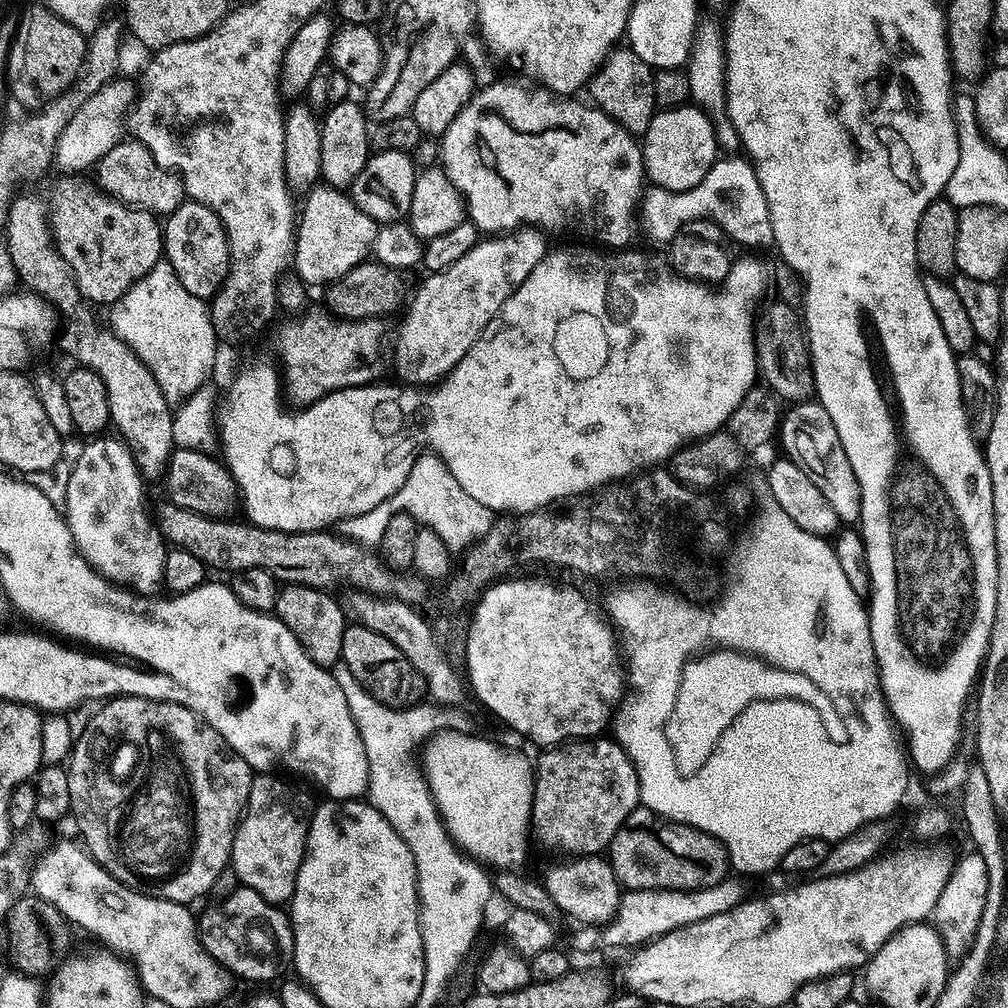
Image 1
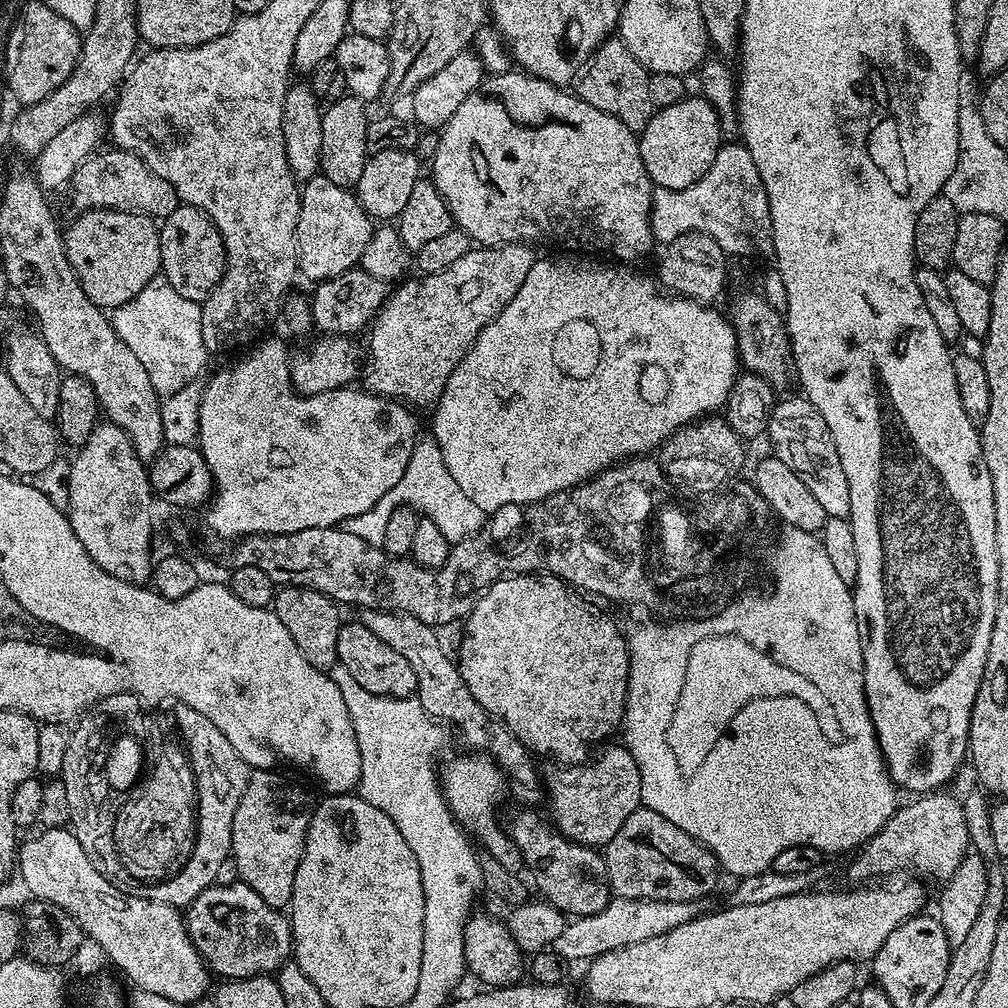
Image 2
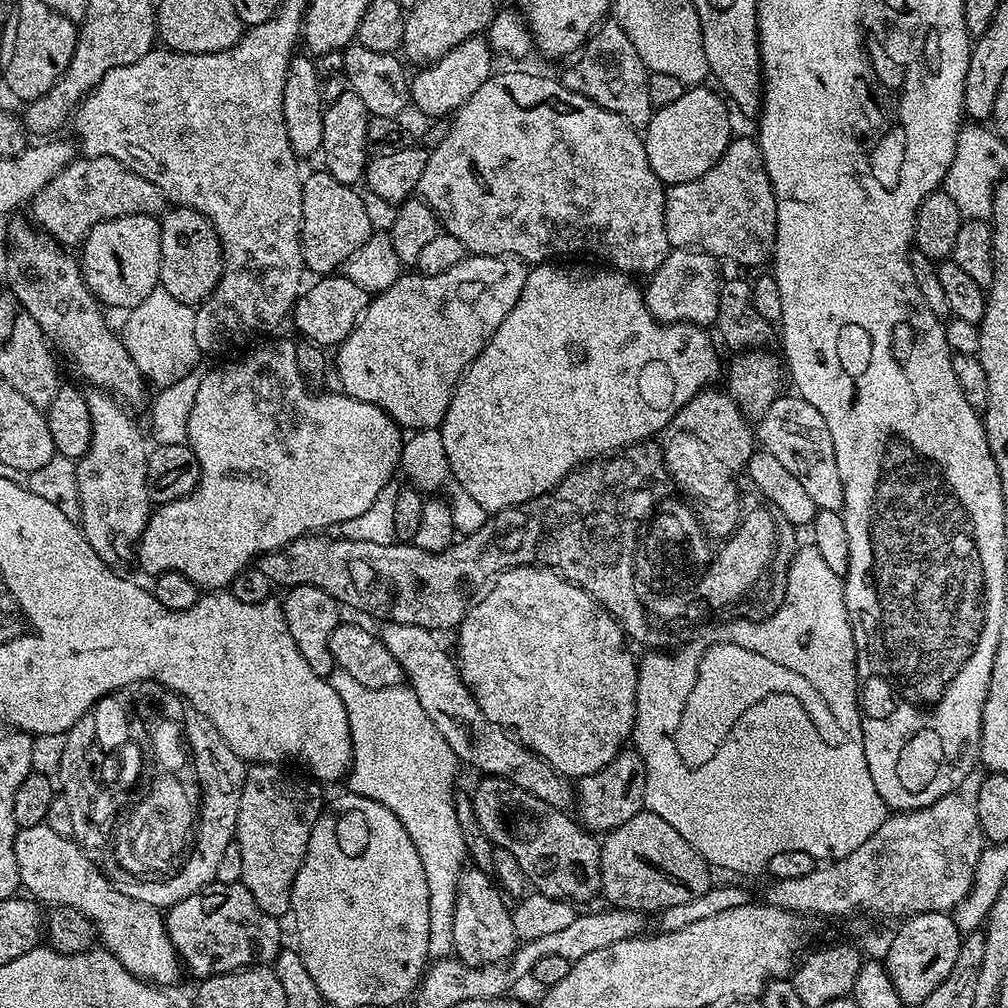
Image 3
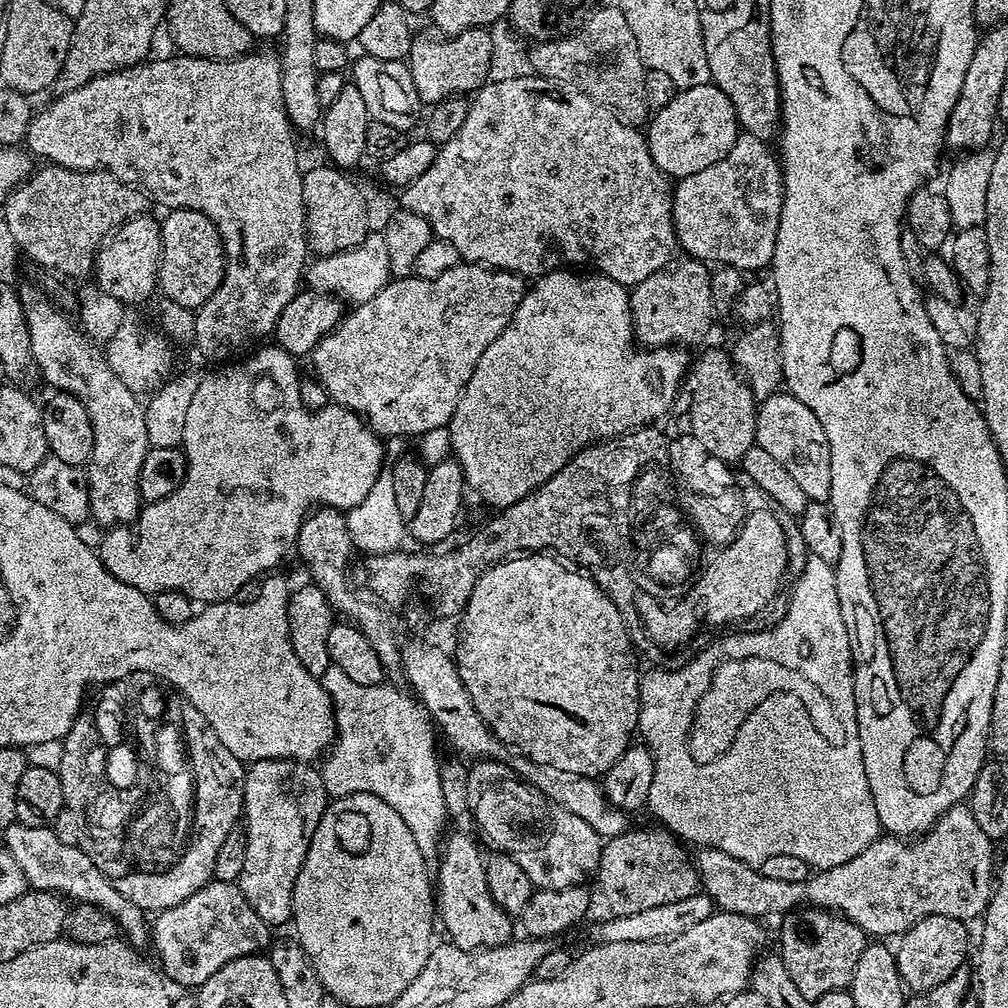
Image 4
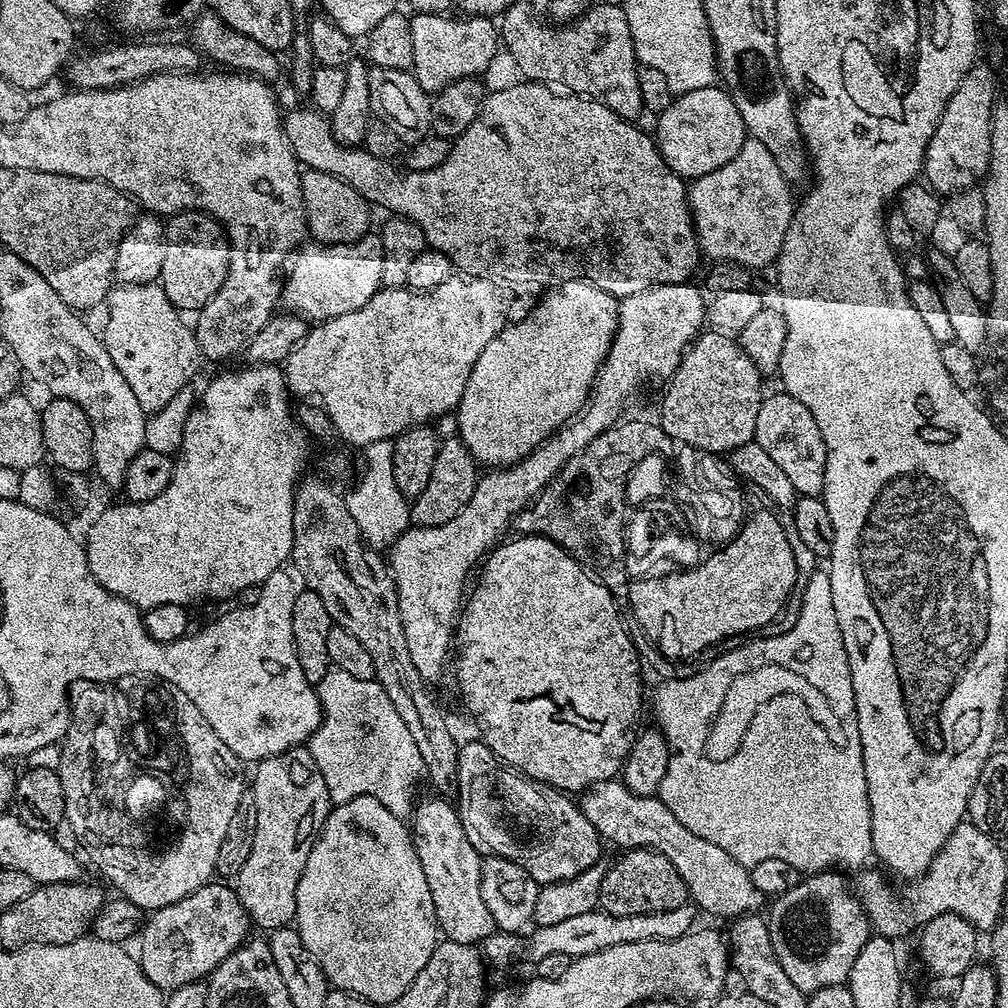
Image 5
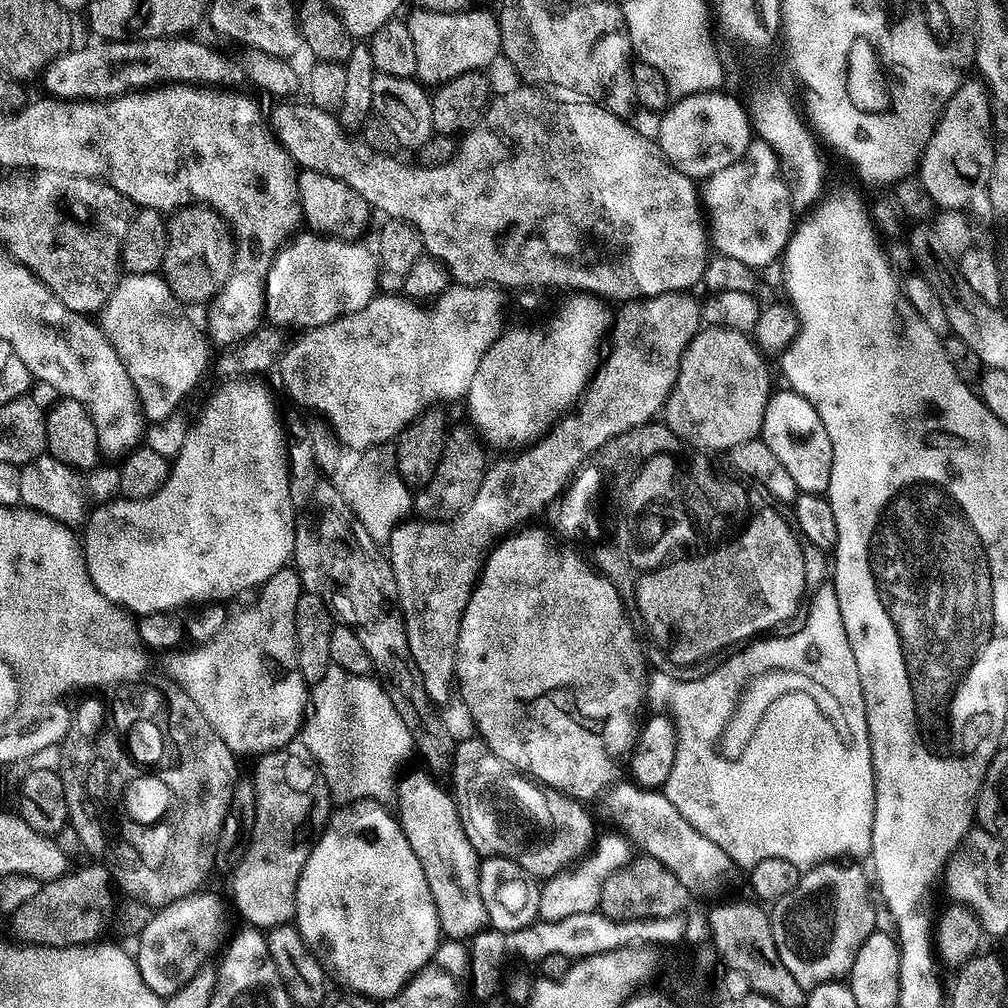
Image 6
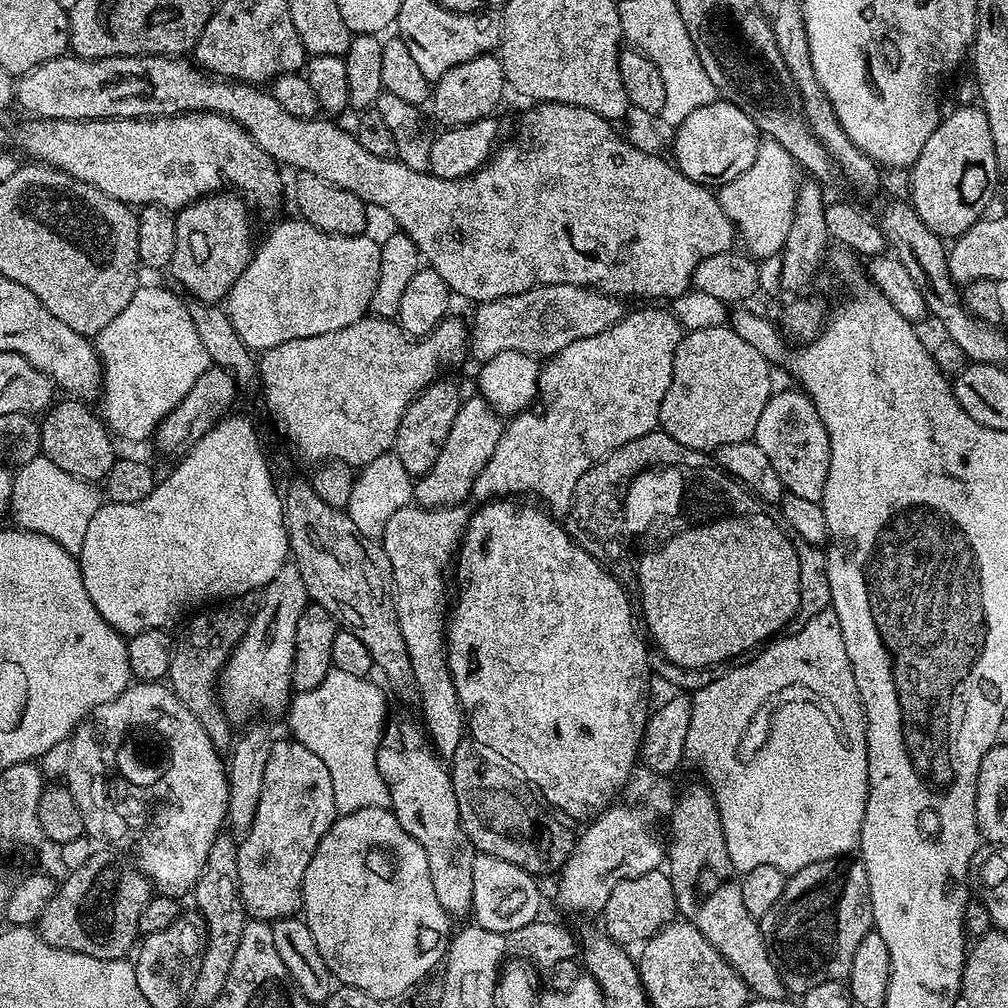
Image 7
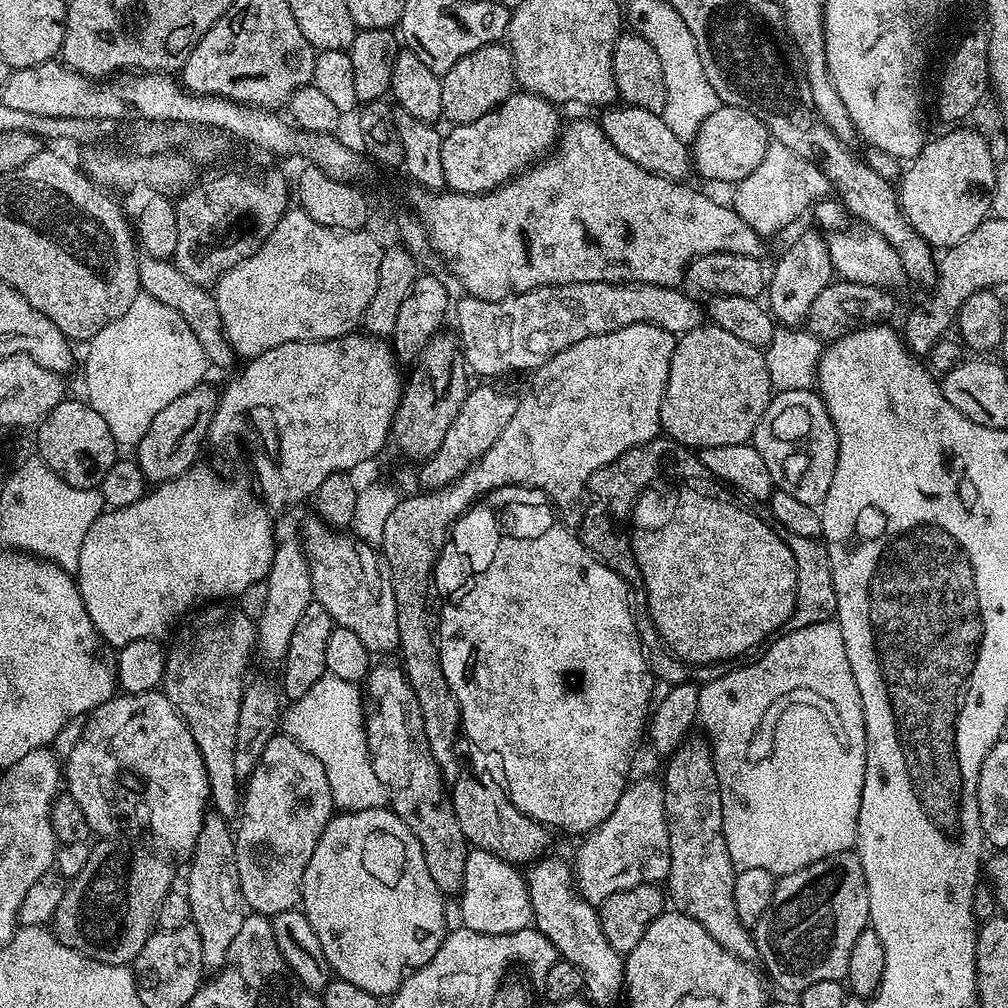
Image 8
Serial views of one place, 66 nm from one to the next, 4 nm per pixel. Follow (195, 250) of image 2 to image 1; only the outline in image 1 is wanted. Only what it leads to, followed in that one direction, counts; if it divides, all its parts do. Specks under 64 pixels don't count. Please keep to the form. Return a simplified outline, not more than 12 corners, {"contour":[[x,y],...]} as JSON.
{"contour":[[189,199],[163,221],[163,259],[211,301],[230,267],[218,214]]}

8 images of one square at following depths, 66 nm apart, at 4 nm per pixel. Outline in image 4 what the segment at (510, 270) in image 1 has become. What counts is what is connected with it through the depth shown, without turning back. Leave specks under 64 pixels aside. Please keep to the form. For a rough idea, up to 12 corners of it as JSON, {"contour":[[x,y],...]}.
{"contour":[[525,277],[389,279],[310,353],[372,431],[447,428]]}

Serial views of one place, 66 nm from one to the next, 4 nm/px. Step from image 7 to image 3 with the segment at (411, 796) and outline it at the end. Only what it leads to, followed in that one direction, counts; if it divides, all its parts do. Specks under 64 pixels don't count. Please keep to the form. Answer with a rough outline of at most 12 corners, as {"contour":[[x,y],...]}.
{"contour":[[461,872],[454,956],[469,968],[504,964],[518,947],[493,877]]}

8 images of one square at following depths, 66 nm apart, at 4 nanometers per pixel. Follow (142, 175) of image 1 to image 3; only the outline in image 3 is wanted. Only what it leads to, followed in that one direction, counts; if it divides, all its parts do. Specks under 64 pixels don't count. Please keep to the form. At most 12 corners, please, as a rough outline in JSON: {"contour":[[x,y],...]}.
{"contour":[[113,156],[73,159],[30,201],[79,245],[98,222],[159,217],[166,197]]}

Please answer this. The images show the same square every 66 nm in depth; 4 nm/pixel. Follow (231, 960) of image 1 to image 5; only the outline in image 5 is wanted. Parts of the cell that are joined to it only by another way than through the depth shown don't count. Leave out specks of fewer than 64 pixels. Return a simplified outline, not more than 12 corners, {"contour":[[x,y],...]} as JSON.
{"contour":[[209,882],[142,925],[140,969],[167,994],[211,977],[254,925]]}

